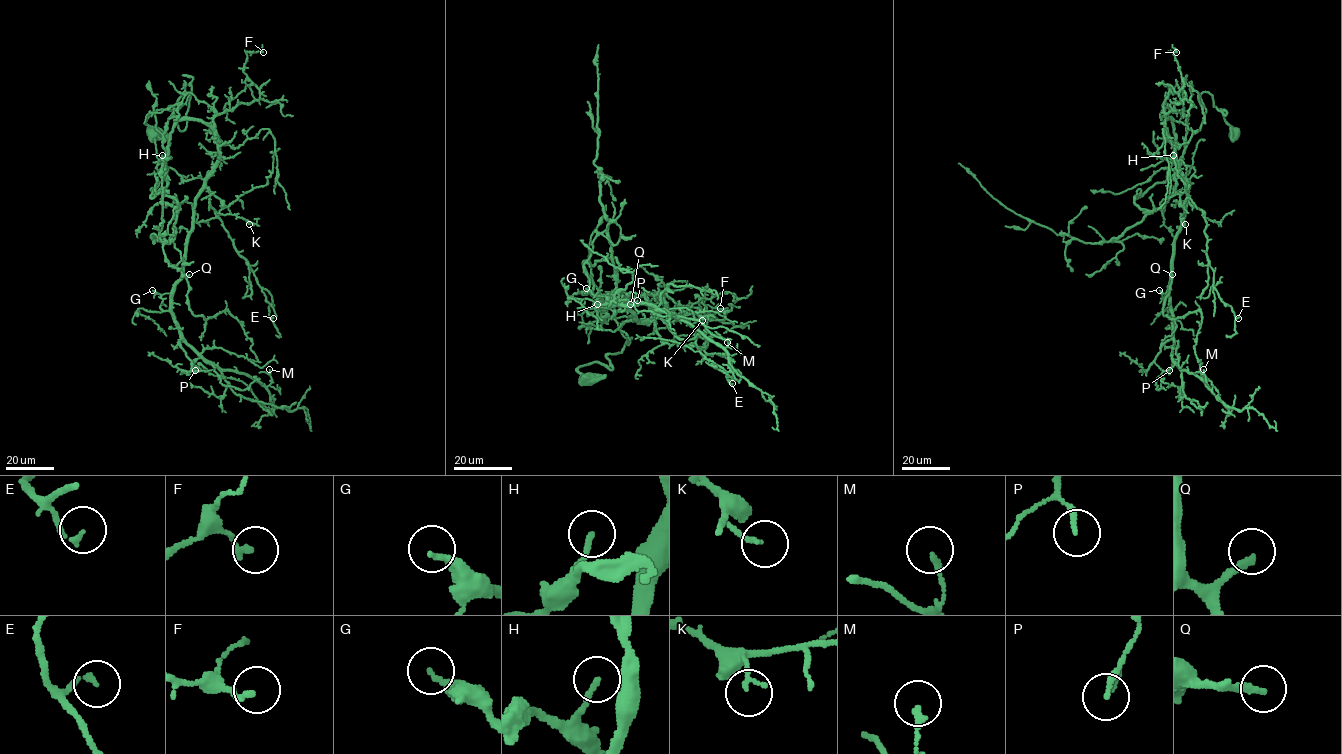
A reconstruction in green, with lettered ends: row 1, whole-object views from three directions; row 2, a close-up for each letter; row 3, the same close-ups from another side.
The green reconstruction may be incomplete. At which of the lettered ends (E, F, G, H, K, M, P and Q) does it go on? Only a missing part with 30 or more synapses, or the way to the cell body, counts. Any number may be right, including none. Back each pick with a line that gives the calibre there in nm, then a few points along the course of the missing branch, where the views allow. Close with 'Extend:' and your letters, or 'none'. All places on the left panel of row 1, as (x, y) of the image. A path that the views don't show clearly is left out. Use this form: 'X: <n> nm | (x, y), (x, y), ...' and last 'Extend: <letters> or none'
Q: 220 nm | (189, 274), (199, 278), (201, 287), (202, 307), (198, 315), (220, 328), (220, 339)
Extend: Q

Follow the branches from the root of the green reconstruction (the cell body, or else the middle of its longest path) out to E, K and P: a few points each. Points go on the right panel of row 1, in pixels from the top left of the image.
E: (1233, 131), (1205, 91), (1198, 130), (1165, 121), (1188, 201), (1206, 222), (1213, 286), (1238, 318)
K: (1233, 131), (1205, 91), (1198, 130), (1165, 121), (1186, 181), (1179, 195), (1185, 224)
P: (1233, 131), (1205, 91), (1198, 130), (1165, 121), (1187, 194), (1167, 292), (1169, 370)

